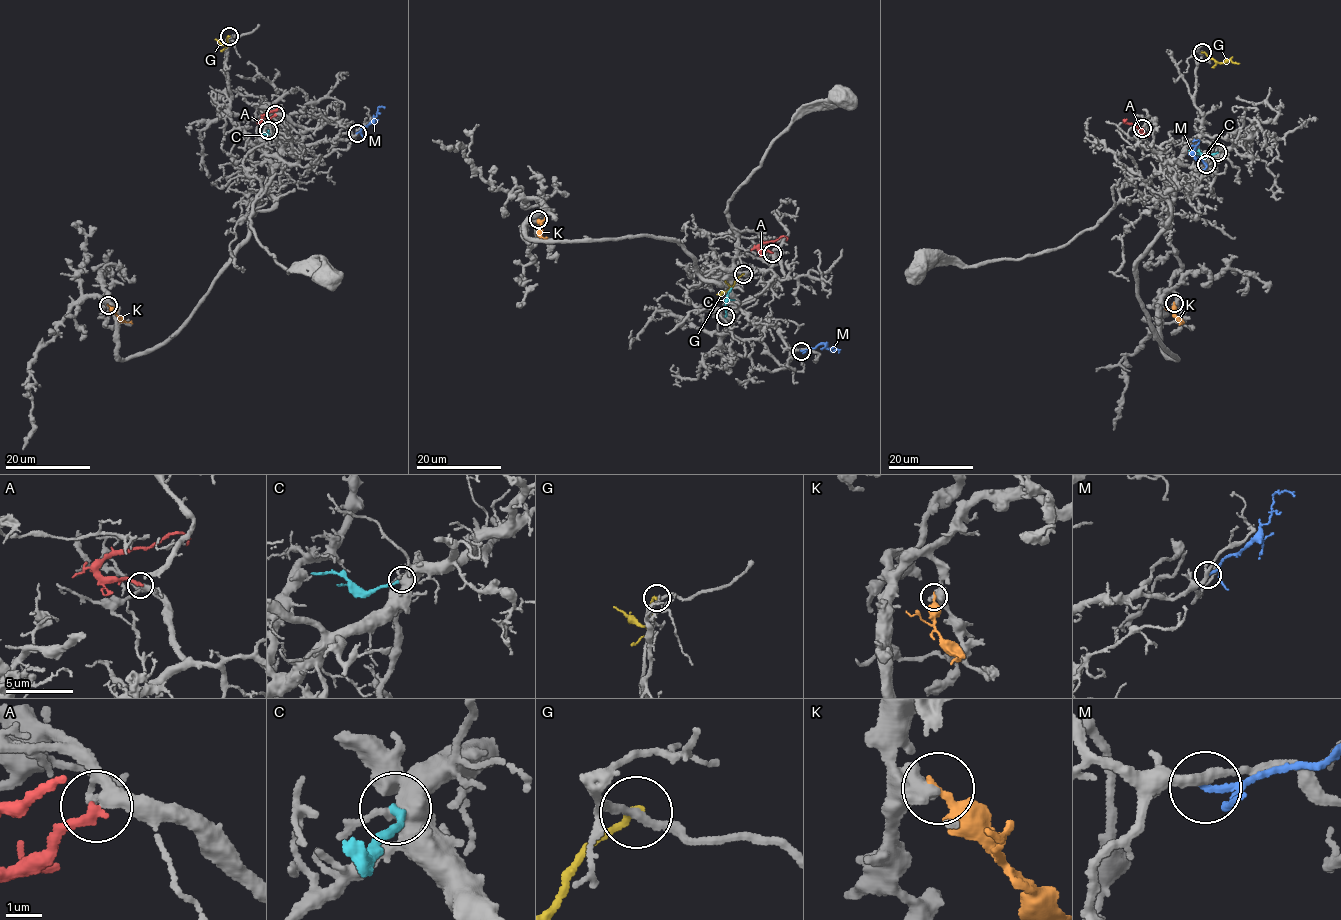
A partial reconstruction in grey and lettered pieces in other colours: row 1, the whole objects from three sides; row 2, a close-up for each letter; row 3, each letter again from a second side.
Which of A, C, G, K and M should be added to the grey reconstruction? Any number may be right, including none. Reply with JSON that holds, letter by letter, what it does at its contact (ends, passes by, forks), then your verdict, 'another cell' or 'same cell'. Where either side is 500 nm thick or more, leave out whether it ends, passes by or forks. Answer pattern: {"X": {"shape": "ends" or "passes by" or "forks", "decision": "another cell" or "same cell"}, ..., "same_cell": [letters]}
{"A": {"shape": "ends", "decision": "same cell"}, "C": {"shape": "ends", "decision": "another cell"}, "G": {"shape": "ends", "decision": "another cell"}, "K": {"decision": "another cell"}, "M": {"shape": "passes by", "decision": "another cell"}, "same_cell": ["A"]}

